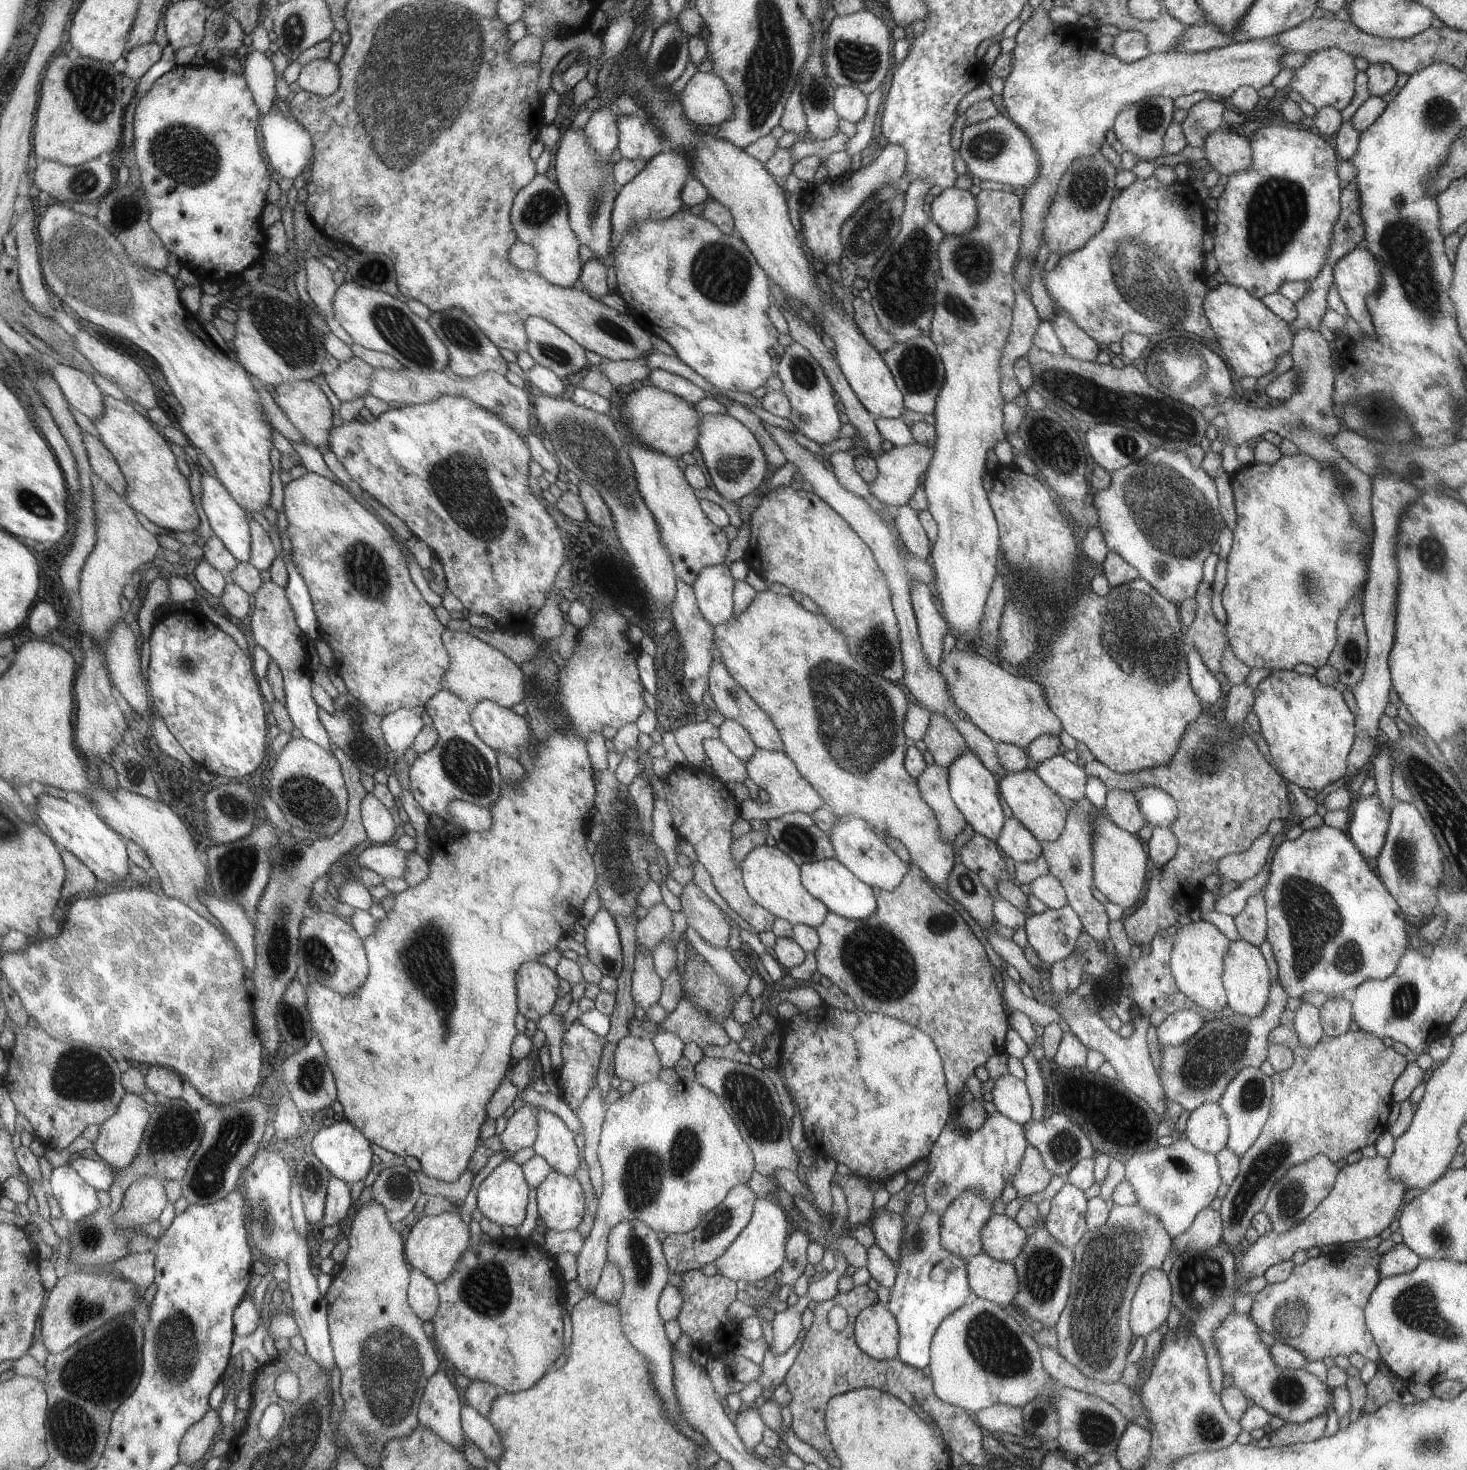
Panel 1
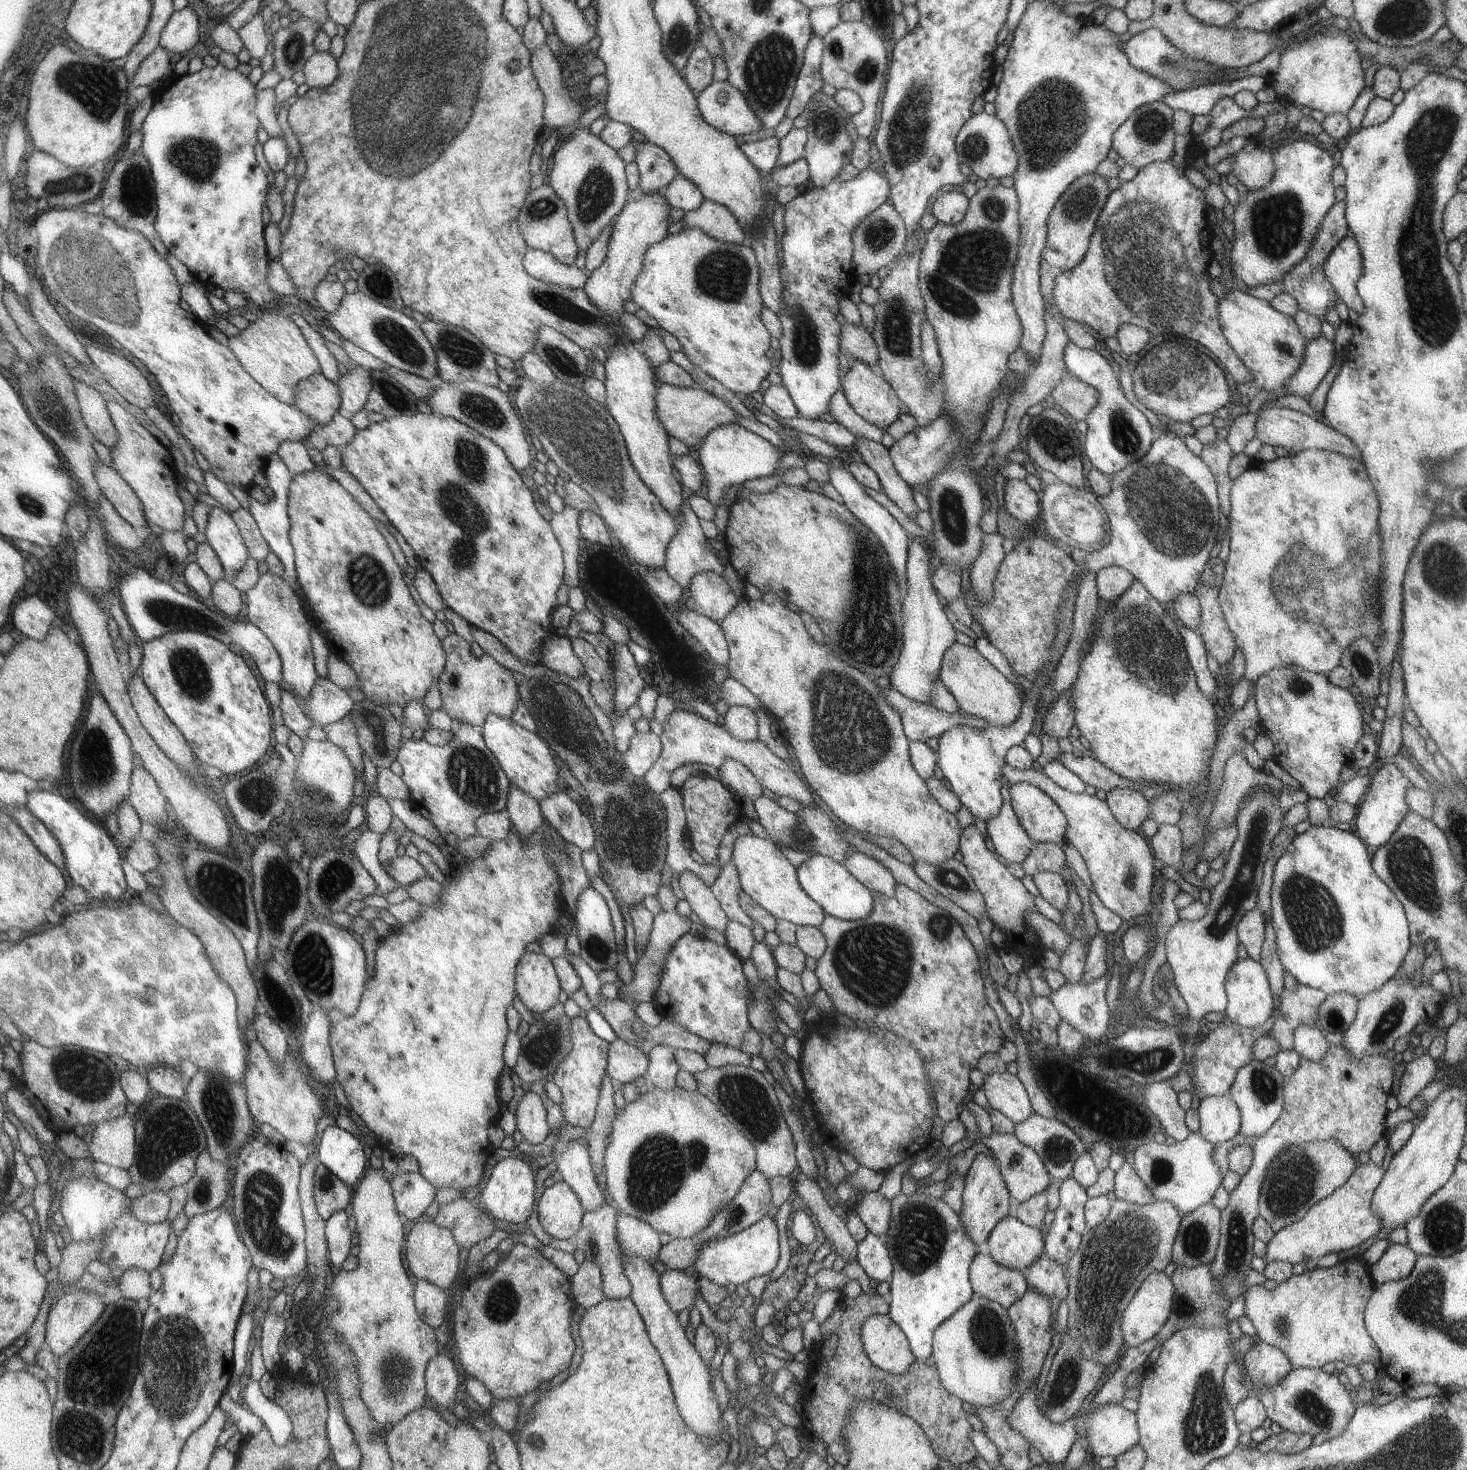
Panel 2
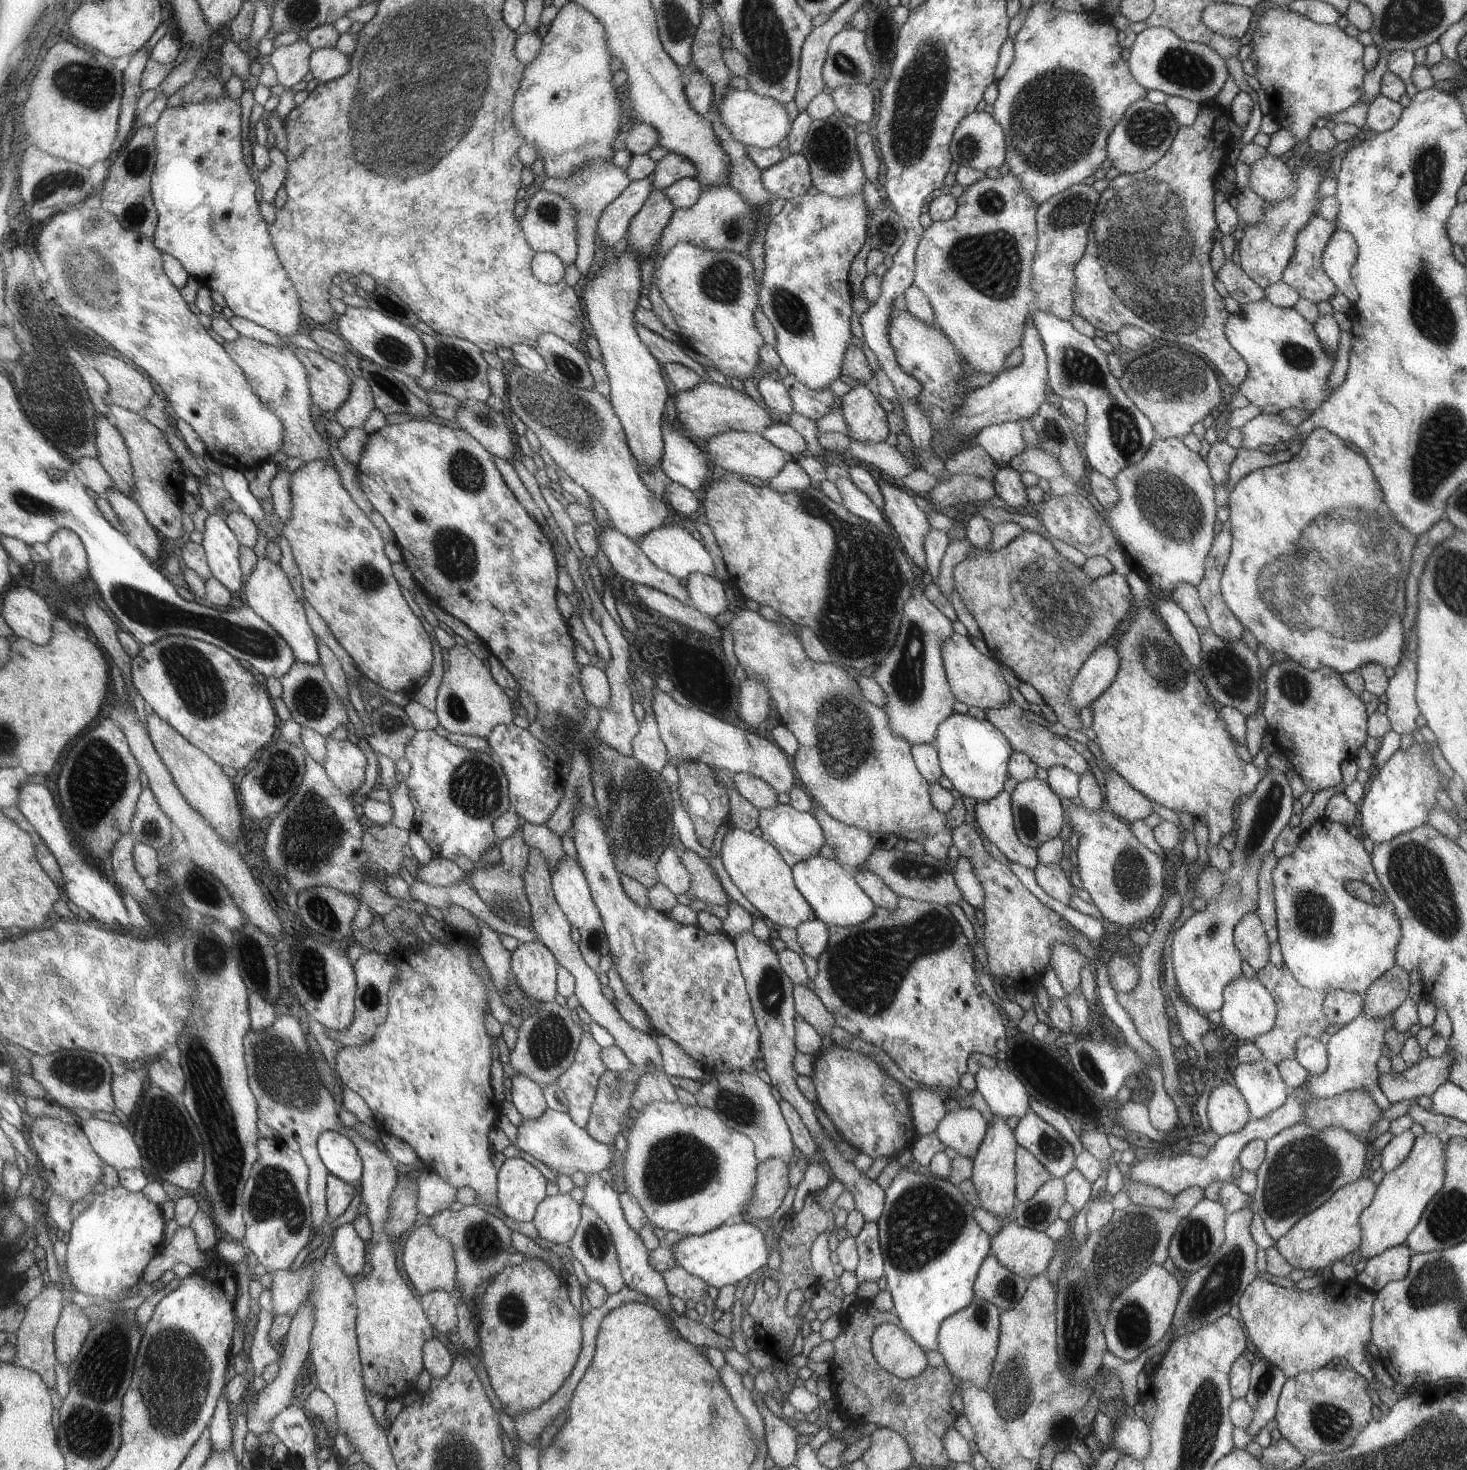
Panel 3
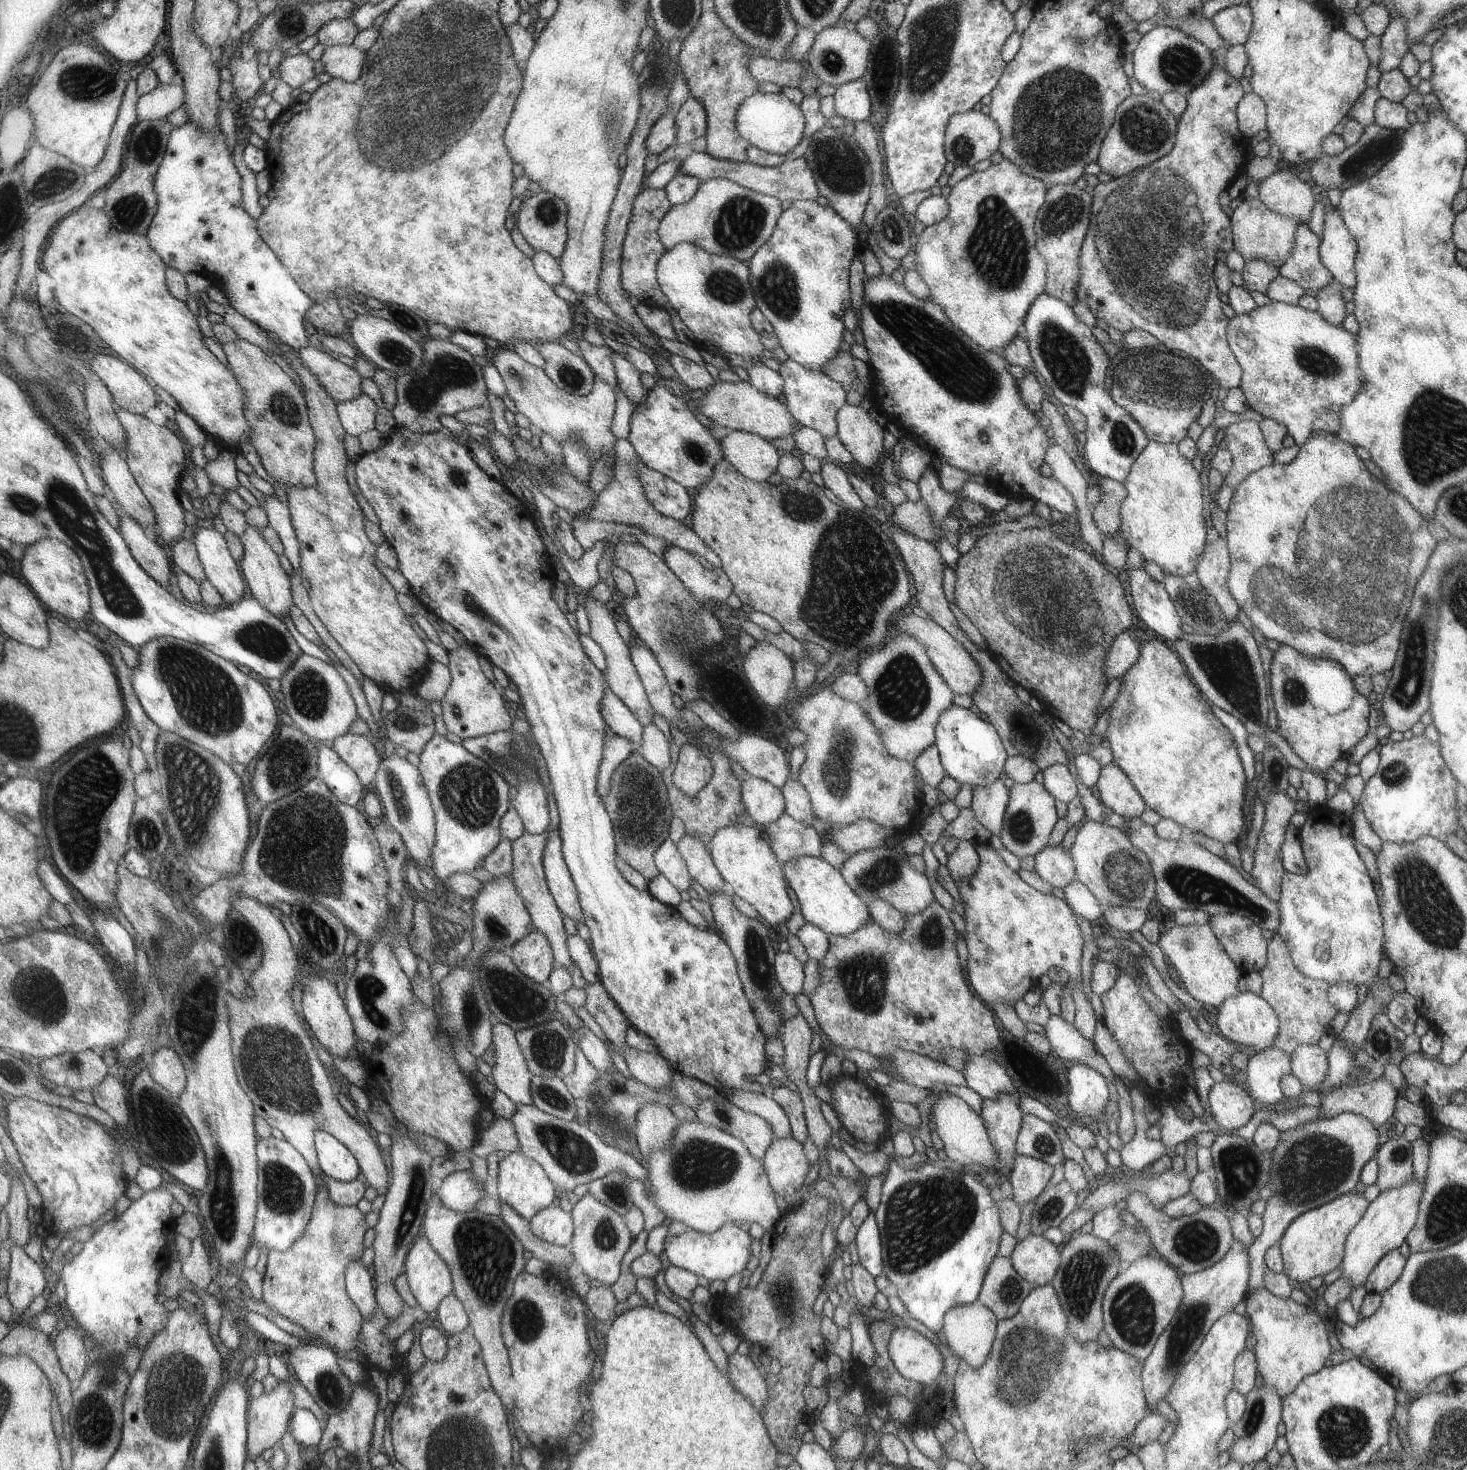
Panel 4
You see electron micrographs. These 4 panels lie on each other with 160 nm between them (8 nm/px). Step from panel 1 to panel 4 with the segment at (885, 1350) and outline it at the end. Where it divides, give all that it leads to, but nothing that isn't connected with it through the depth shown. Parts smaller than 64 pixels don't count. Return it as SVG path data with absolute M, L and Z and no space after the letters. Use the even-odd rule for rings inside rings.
M908 1327L895 1328L887 1343L888 1353L899 1374L925 1387L941 1373L943 1358L937 1347Z

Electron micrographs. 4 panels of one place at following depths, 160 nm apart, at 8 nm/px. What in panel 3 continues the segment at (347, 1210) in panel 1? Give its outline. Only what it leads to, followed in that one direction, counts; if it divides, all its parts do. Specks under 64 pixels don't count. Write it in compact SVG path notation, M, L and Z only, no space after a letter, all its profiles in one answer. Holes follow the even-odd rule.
M345 1223L337 1228L333 1234L332 1242L338 1261L344 1271L354 1279L361 1276L361 1272L367 1264L365 1240L357 1234L357 1230L353 1228L353 1223Z

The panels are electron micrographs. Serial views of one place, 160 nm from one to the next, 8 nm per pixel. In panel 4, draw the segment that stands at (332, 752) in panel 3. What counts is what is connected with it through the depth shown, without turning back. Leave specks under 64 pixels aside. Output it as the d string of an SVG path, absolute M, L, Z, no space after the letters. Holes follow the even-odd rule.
M347 733L337 737L333 744L333 749L351 768L354 768L361 782L368 787L375 780L382 762L371 737L368 734Z

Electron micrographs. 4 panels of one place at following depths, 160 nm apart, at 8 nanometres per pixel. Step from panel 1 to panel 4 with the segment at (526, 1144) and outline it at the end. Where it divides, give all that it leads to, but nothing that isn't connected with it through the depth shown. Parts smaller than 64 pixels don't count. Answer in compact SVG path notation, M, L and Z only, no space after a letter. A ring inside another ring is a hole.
M496 1021L493 1026L494 1064L491 1075L497 1090L517 1105L535 1105L532 1095L533 1073L529 1070L517 1031Z

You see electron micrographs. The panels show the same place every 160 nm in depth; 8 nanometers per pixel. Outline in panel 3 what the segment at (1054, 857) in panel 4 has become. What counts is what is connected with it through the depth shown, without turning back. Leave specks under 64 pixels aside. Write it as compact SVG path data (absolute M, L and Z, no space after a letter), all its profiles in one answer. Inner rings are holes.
M1038 865L1033 869L1035 882L1045 894L1059 902L1068 905L1069 896L1073 893L1070 880L1065 877L1063 870L1057 866Z

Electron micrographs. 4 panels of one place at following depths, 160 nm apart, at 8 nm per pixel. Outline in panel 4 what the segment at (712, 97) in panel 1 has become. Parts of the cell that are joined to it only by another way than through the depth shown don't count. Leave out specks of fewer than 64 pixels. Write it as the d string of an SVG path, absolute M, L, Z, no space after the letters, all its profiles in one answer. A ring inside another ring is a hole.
M755 93L743 99L739 104L737 114L738 133L751 145L755 145L762 151L785 155L797 146L803 139L804 118L800 108L783 93Z

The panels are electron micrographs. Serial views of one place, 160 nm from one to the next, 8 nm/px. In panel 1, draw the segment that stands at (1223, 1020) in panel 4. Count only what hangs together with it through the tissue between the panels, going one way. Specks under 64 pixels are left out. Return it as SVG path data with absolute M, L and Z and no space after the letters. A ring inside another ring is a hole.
M1243 938L1230 942L1223 960L1222 984L1226 990L1226 1004L1233 1013L1244 1016L1259 1016L1269 1002L1269 972L1257 946L1249 944Z

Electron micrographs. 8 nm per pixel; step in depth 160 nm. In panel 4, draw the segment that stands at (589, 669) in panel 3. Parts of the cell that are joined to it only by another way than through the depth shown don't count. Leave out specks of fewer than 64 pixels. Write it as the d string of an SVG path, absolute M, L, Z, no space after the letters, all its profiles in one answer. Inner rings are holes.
M609 684L602 706L603 716L615 734L629 739L637 746L644 743L644 726L631 709L613 692Z

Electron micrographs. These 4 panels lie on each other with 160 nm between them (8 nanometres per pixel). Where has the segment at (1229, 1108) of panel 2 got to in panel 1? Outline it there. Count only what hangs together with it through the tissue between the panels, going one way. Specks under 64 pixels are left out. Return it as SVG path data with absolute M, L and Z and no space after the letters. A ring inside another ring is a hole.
M1217 1102L1201 1104L1191 1111L1181 1136L1187 1138L1197 1150L1216 1154L1226 1147L1229 1122Z

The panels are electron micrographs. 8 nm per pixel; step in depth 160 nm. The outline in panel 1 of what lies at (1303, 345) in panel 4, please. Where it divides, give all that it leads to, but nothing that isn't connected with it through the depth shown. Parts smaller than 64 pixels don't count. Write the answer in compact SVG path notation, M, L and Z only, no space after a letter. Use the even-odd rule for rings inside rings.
M1224 283L1206 293L1202 301L1206 320L1216 338L1216 347L1224 360L1231 364L1231 371L1239 379L1250 376L1258 379L1277 366L1277 358L1293 347L1294 334L1281 317L1275 316L1262 301L1250 296L1245 289Z

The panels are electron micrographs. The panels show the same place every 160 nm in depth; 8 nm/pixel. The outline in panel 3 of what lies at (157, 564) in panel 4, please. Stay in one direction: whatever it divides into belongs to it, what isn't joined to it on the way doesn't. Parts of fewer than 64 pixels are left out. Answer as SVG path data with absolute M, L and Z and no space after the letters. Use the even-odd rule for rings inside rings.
M117 488L110 490L107 498L118 512L129 537L134 540L136 546L151 561L157 562L161 558L161 550L163 549L161 545L162 535L150 523L140 504Z

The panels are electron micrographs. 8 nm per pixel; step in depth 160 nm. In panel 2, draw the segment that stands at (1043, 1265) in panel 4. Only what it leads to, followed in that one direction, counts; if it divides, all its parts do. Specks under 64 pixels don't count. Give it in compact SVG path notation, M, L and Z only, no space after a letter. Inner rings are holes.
M1003 1216L984 1244L985 1251L1003 1267L1024 1272L1045 1252L1045 1237L1039 1229Z

